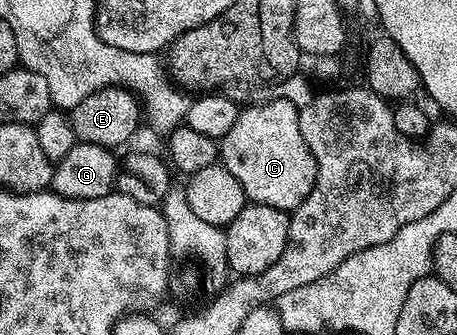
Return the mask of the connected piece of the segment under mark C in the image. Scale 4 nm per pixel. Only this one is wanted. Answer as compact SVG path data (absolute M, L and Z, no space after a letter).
M281 98L267 104L254 104L251 108L243 107L236 118L236 126L232 126L220 141L220 162L234 175L236 182L244 186L247 201L279 208L287 214L312 194L312 186L316 182L316 158L312 158L312 150L308 150L308 142L304 142L304 134L300 134L298 109L292 102Z

